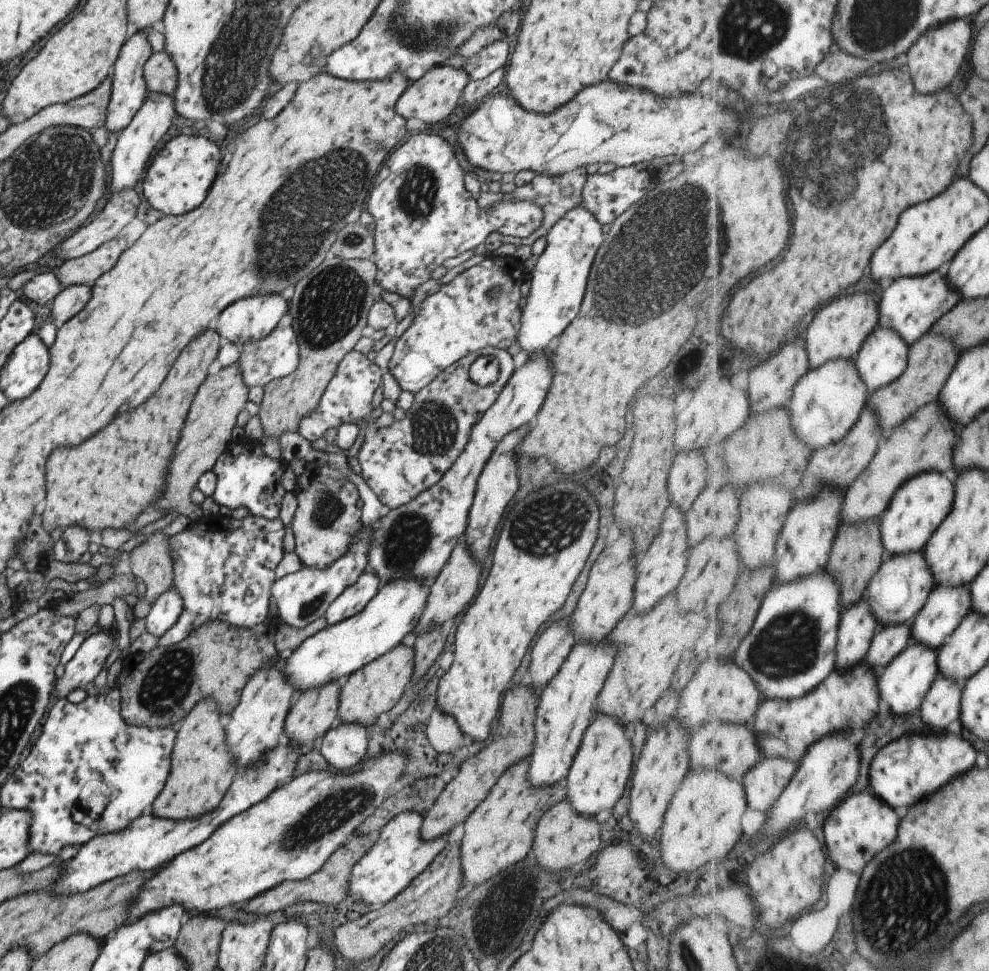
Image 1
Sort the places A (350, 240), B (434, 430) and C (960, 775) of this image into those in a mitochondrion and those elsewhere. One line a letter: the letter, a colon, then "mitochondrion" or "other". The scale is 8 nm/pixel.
A: mitochondrion
B: mitochondrion
C: other

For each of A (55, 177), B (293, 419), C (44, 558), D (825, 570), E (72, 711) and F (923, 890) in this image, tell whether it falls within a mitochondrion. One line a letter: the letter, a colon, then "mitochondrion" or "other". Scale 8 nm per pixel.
A: mitochondrion
B: other
C: mitochondrion
D: other
E: other
F: mitochondrion

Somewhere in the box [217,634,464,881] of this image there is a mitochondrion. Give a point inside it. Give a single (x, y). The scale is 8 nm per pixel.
(338, 808)

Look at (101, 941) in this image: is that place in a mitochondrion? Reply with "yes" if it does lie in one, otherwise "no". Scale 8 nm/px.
no

